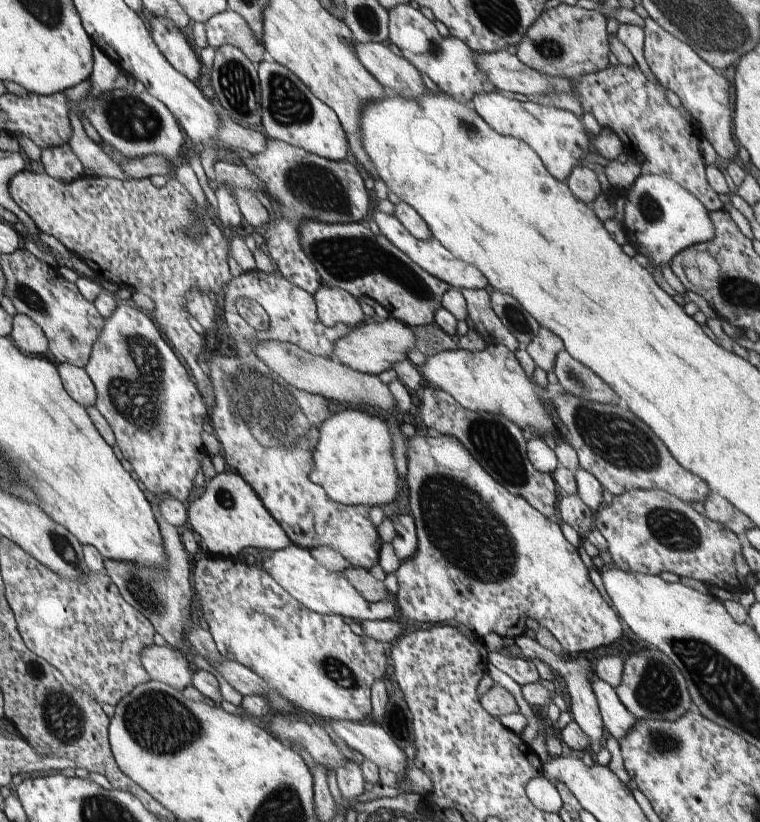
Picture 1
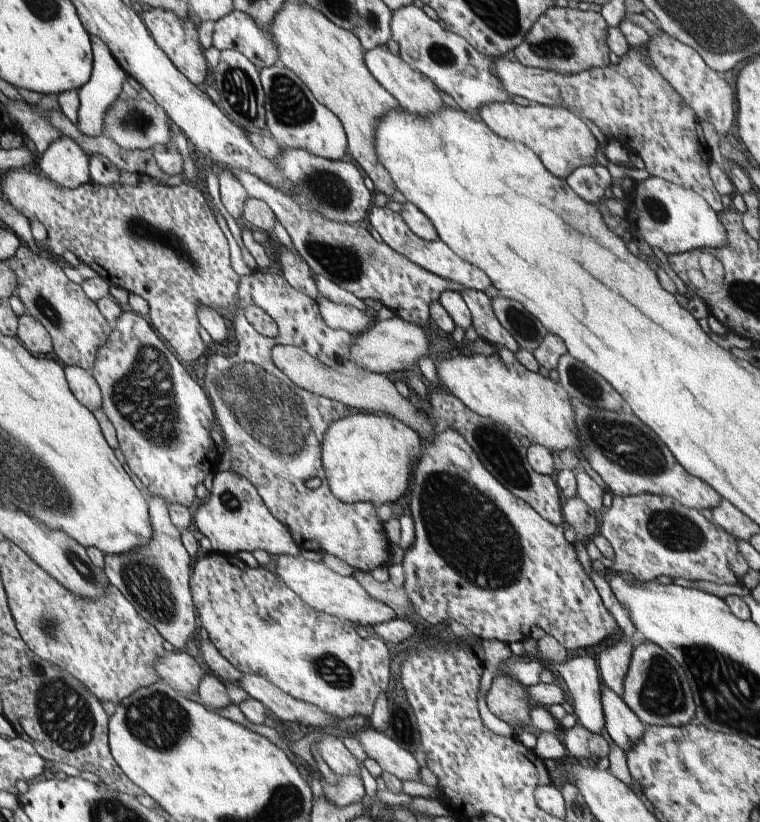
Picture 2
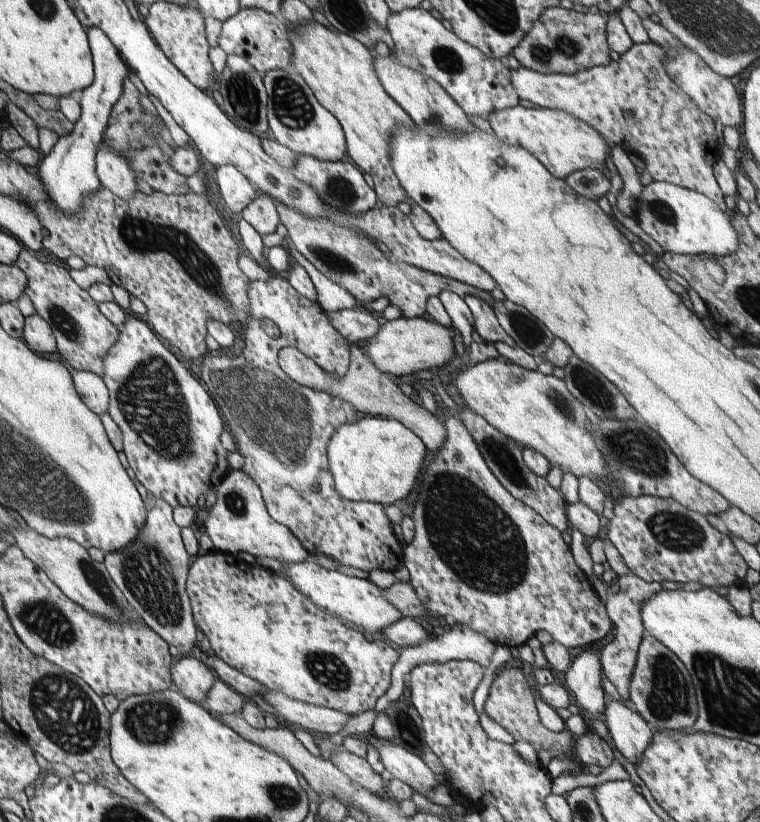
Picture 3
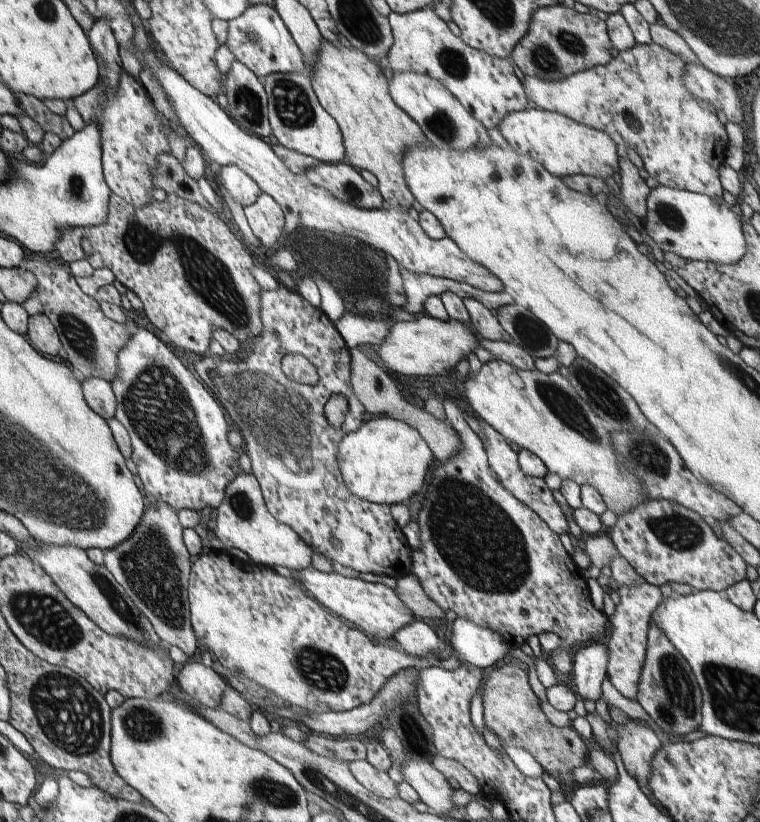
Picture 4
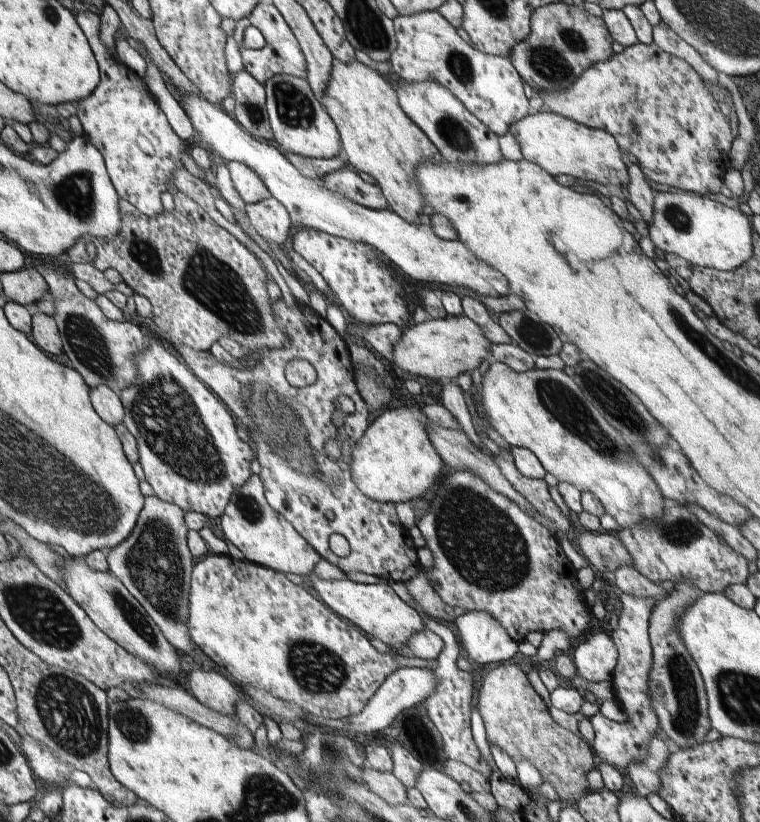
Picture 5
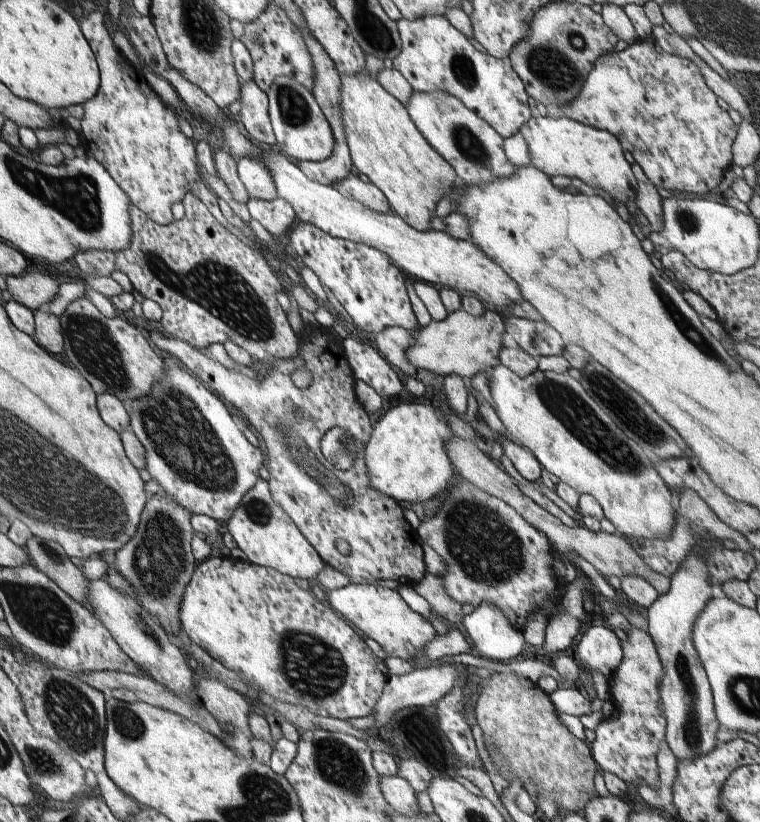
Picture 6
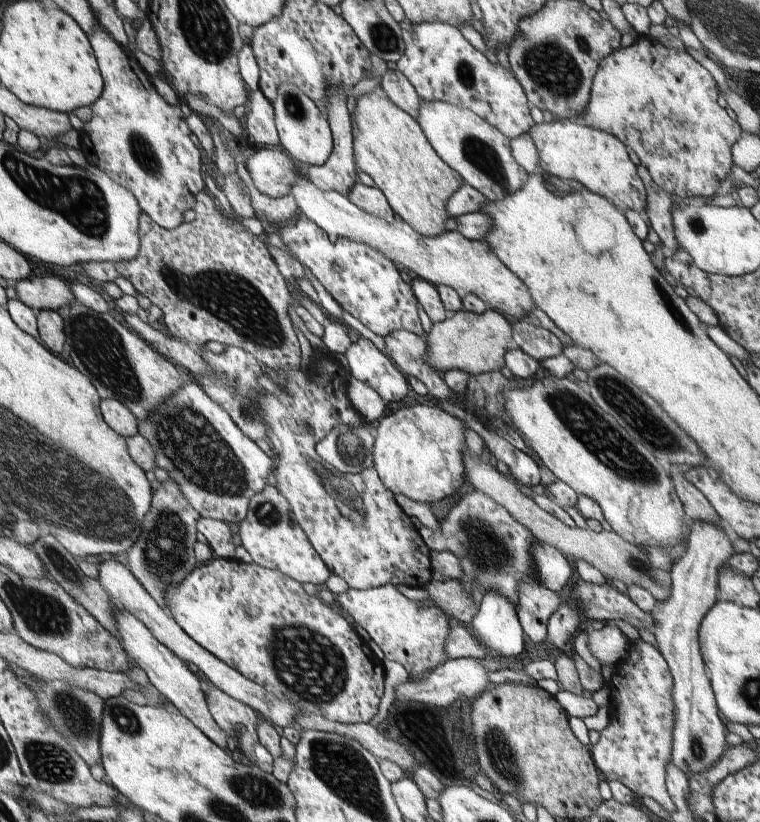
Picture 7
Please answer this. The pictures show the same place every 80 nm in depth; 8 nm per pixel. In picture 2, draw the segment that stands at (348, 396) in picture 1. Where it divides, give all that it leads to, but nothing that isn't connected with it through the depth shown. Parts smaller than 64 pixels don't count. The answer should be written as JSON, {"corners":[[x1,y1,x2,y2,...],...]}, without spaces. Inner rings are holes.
{"corners":[[275,345,270,358,273,358,274,366,277,366,278,370,281,370,294,385,310,393,327,397,361,412,382,412,382,414,394,416,404,422,406,426,410,426,418,435,420,434,425,439,424,443,435,433,435,426,430,418,426,414,418,412,409,399,404,399,404,396,396,390,395,382,384,374,360,368,351,360,341,362,337,366,326,366,324,362,313,358,304,350,293,345]]}

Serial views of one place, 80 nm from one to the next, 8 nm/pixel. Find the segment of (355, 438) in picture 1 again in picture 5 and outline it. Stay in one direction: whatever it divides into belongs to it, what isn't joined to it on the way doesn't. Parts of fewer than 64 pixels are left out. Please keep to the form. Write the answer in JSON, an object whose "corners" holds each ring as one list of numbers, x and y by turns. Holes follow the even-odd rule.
{"corners":[[402,406,386,410,380,414,356,443,351,453,350,474,354,486,368,498,384,503,408,503,414,498,429,496,436,487,437,480,447,472,447,467,434,450,428,438,428,418,422,414,419,406]]}

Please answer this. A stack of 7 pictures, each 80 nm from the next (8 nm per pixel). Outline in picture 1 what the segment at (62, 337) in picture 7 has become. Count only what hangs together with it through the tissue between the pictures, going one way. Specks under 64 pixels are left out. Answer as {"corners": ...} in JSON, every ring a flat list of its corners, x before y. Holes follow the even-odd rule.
{"corners":[[17,314,12,318,12,332,9,335,14,346,24,354,42,356,49,351,48,336,33,319,24,314]]}

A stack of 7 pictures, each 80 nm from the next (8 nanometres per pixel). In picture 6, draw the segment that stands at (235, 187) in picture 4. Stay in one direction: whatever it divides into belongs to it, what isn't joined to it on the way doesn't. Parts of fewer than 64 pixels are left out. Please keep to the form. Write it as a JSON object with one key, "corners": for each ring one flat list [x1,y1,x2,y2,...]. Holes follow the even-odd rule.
{"corners":[[238,158,236,174,238,174,240,182,244,184,248,198,270,201,278,197,276,186,274,186,272,176,270,176,270,170,260,160]]}

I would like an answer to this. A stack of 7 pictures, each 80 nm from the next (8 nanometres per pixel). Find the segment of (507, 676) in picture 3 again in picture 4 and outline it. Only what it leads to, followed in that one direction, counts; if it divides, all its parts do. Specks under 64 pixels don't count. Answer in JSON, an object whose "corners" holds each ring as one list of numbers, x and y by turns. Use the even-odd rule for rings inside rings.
{"corners":[[511,663,506,665,501,664,496,670,490,670,490,676,488,676,481,694,483,699,484,725,496,734,502,744,522,748,526,752,529,752,538,761,538,764,542,766,544,773,556,779,560,786,569,793,577,784,574,776,572,776,574,768,587,765,588,763,589,743,573,727,557,728,548,721,548,718,542,711,541,702,530,687,528,674,520,666,514,666]]}

